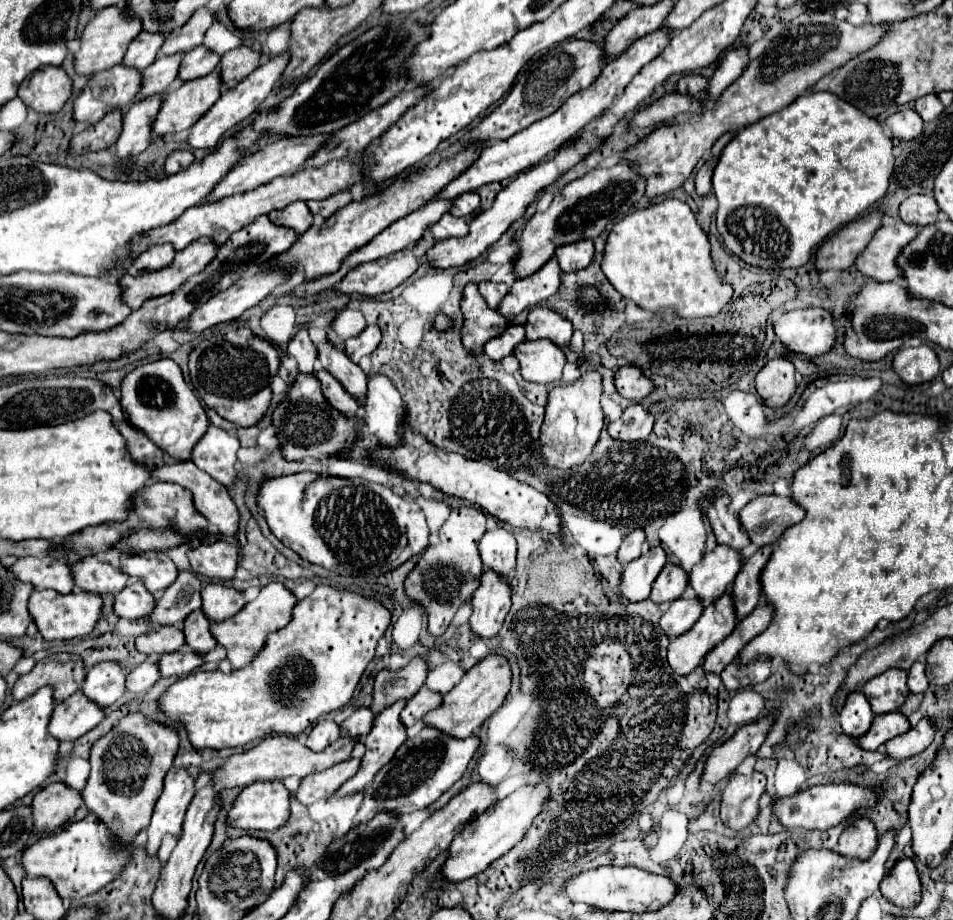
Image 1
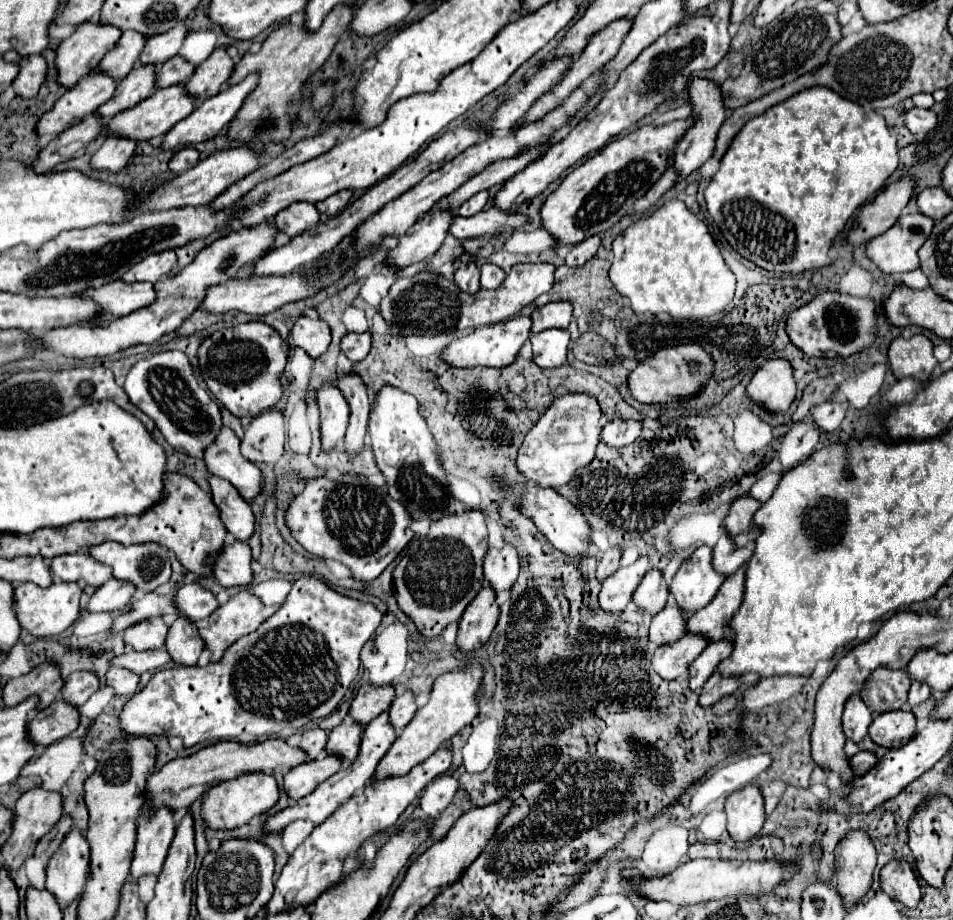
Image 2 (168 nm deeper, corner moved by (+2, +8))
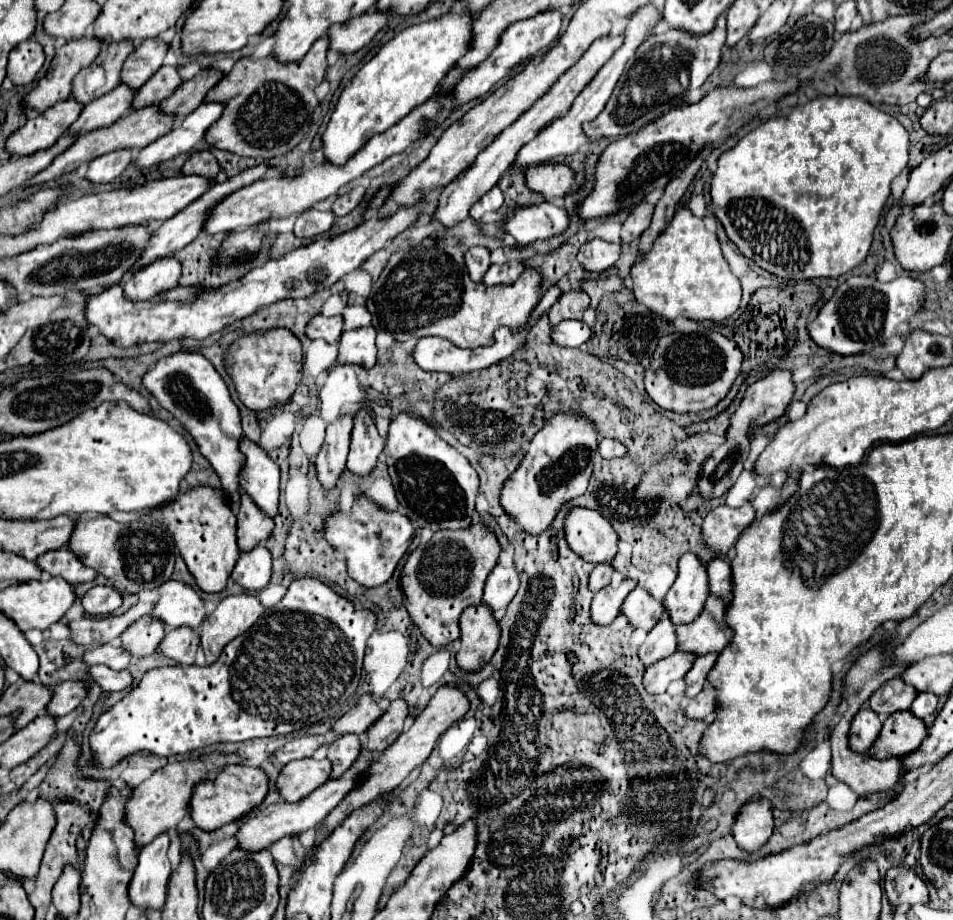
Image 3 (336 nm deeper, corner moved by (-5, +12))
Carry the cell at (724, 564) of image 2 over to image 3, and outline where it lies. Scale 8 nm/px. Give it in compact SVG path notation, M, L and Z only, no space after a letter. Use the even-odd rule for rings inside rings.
M721 556L709 562L707 576L709 576L709 588L713 596L727 598L731 594L731 568L729 562L725 562Z

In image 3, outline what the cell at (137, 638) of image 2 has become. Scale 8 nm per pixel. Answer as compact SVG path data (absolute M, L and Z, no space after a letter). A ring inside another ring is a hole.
M143 616L121 634L121 646L133 656L149 656L165 636L165 626L151 616Z

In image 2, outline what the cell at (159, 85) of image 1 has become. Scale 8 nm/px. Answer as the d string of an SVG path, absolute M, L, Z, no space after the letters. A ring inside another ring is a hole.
M154 64L136 66L124 80L120 80L116 94L98 108L98 114L102 118L112 118L118 112L136 106L154 90L156 90L156 66Z

